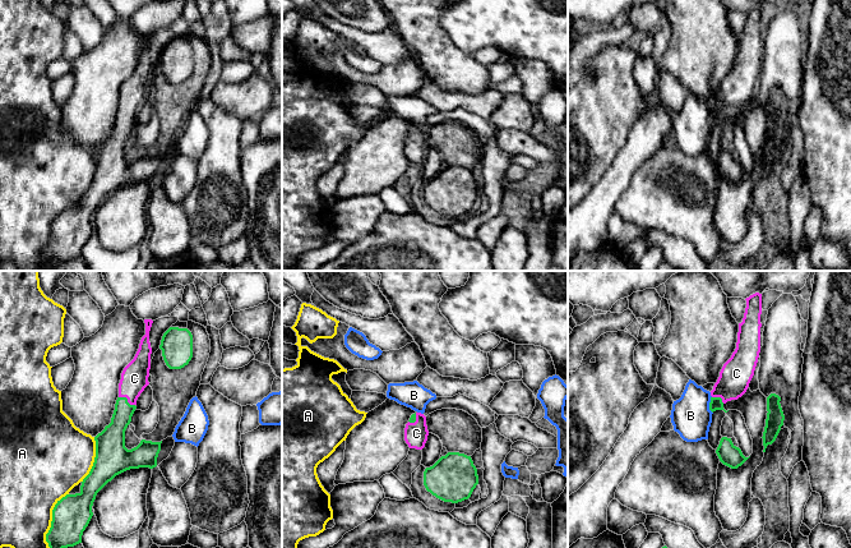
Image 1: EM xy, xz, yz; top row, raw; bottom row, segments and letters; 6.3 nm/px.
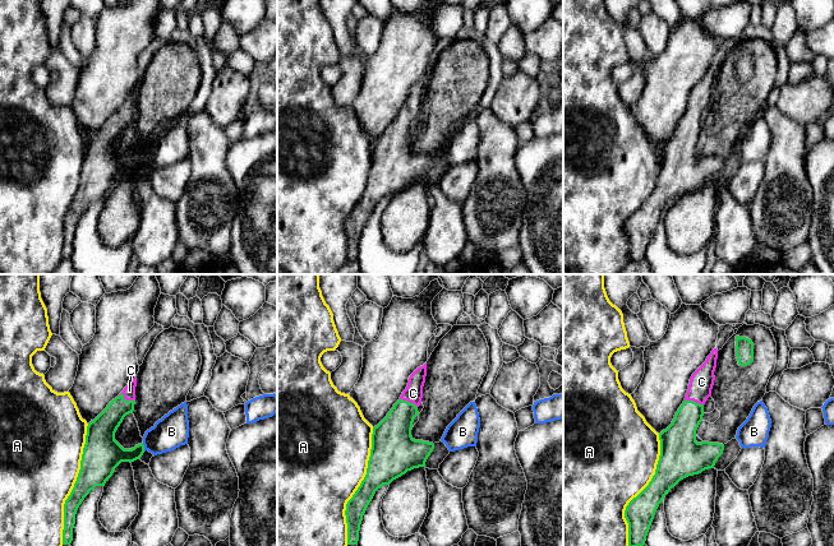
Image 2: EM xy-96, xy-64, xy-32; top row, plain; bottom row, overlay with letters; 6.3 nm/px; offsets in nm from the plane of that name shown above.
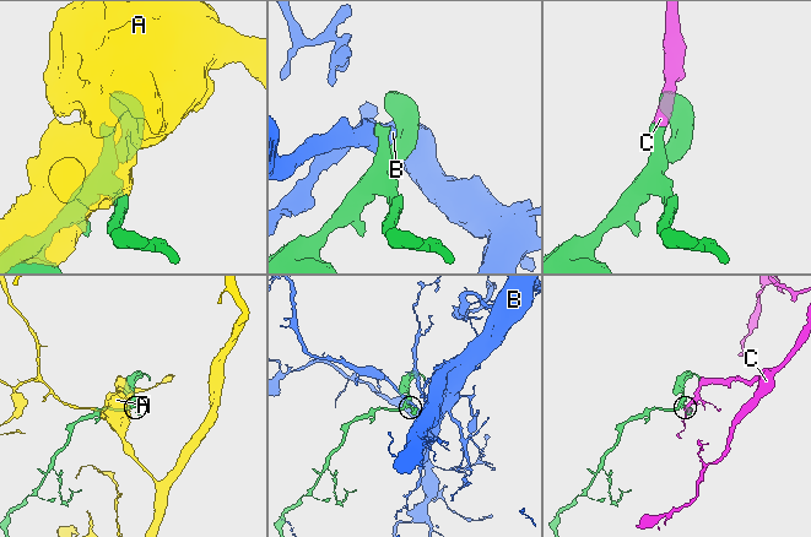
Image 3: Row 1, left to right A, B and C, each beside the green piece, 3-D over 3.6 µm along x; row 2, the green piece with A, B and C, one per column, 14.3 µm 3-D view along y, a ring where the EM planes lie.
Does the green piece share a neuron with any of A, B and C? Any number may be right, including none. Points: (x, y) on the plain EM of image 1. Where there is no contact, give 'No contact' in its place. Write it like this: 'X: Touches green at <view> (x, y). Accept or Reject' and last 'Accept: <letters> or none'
A: Touches green at xy (51, 238). Reject
B: Touches green at yz (710, 119). Reject
C: Touches green at xy (126, 114). Accept
Accept: C

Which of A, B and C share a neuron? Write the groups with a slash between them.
A / B / C

